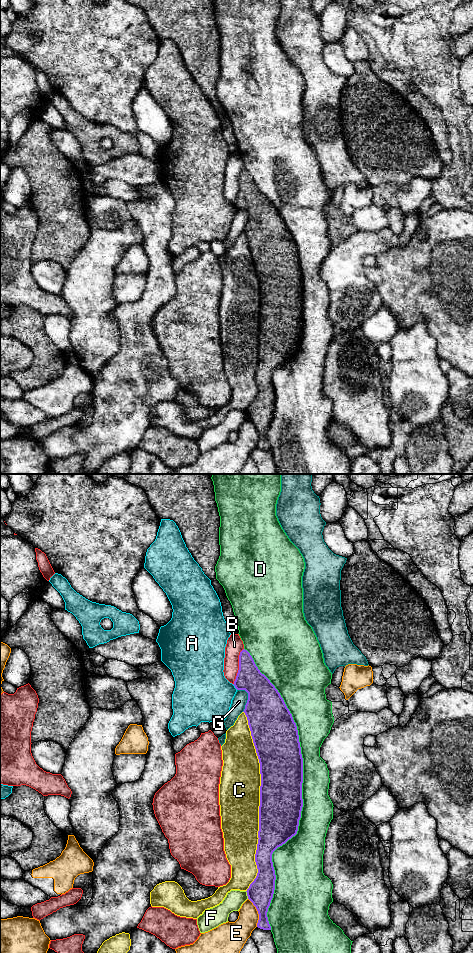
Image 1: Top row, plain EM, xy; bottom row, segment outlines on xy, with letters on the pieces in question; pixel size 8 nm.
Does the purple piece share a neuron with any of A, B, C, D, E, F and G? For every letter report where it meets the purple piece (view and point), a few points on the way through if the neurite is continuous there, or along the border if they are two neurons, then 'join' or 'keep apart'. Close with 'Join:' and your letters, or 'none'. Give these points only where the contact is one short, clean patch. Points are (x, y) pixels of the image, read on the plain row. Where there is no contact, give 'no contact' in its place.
A: contact xy (235, 207); keep apart
B: contact xy (239, 186); keep apart
C: contact xy (260, 321); keep apart
D: contact xy (301, 311); keep apart
E: contact xy (258, 432); keep apart
F: contact xy (247, 415); keep apart
G: contact xy (248, 217); keep apart
Join: none

